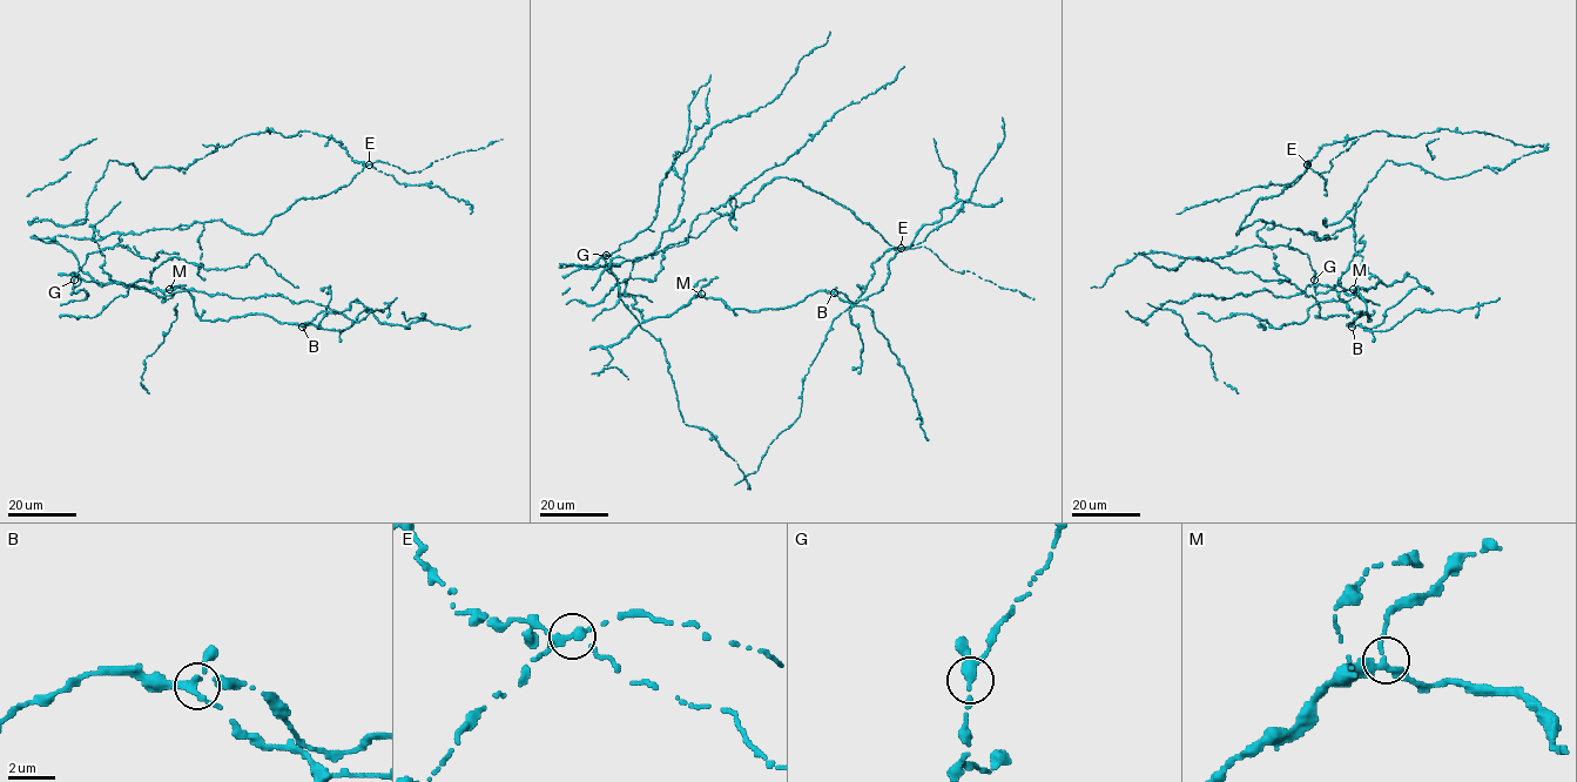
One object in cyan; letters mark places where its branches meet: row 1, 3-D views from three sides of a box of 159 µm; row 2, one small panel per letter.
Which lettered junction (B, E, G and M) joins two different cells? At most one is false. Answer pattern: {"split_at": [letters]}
{"split_at": ["E"]}

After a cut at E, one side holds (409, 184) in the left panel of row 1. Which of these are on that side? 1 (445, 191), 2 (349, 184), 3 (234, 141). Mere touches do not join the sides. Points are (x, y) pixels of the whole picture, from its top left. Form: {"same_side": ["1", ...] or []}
{"same_side": ["1", "3"]}

